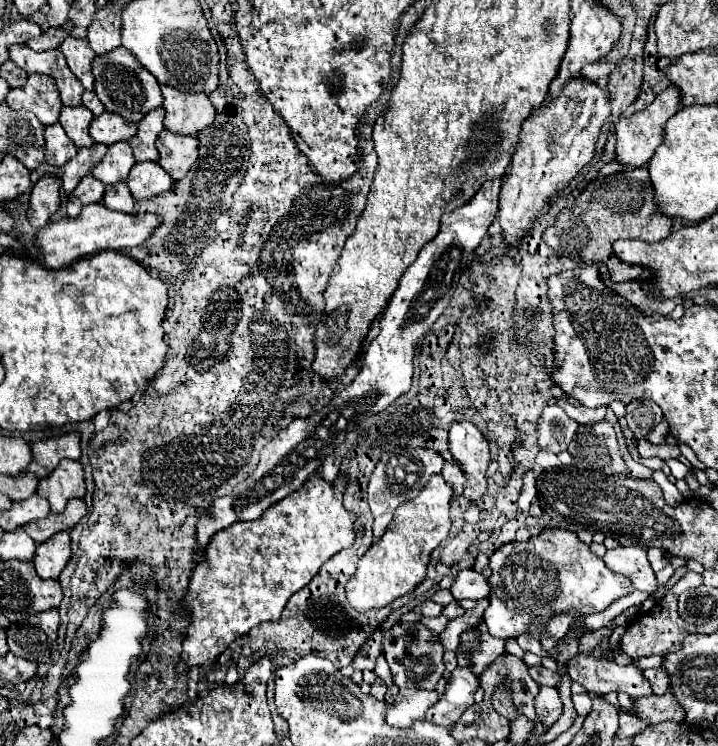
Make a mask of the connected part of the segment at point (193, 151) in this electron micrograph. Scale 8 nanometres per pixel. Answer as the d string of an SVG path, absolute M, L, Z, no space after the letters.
M161 130L157 136L157 150L159 150L159 164L163 170L173 178L181 180L189 168L195 164L199 150L197 138L187 134L175 134L169 130Z

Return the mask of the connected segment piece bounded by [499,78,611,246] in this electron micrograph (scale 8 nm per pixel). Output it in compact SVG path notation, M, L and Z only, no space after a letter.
M575 78L571 84L565 86L565 92L559 98L543 104L539 110L531 114L531 118L523 124L519 134L519 144L513 154L513 160L507 168L505 182L499 192L499 224L503 230L503 238L509 246L517 246L535 226L535 222L547 214L549 202L557 198L557 194L571 184L571 180L585 168L595 154L595 142L603 122L611 112L609 106L609 90L599 88L595 82L591 84L587 78Z

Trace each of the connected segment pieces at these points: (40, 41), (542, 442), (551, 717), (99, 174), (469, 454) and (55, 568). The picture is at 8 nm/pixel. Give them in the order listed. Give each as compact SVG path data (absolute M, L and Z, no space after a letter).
M65 24L61 28L47 28L45 32L41 32L41 36L29 40L27 46L31 50L37 50L37 52L51 50L51 48L59 48L61 42L65 40L65 36L69 36L69 34L71 34L71 24Z
M557 404L543 408L543 414L537 422L537 446L545 452L565 452L573 440L579 424L571 420Z
M541 686L539 694L535 698L535 710L537 710L537 716L539 716L541 724L545 724L547 728L553 726L563 712L563 704L561 704L561 698L559 698L557 690Z
M119 142L109 146L105 158L93 168L93 176L105 182L107 186L111 186L115 182L125 180L133 164L135 164L135 158L129 148L129 142Z
M457 422L449 428L449 450L467 478L463 496L477 502L487 492L485 470L489 464L489 442L475 424Z
M57 532L35 550L35 570L41 578L57 578L71 560L71 536L69 532Z

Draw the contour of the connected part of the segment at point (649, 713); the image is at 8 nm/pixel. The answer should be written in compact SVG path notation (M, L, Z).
M671 692L663 696L643 696L643 698L633 698L631 708L619 708L621 712L629 712L643 720L645 724L657 724L663 720L675 720L683 722L685 712L681 710L681 704L673 698Z

